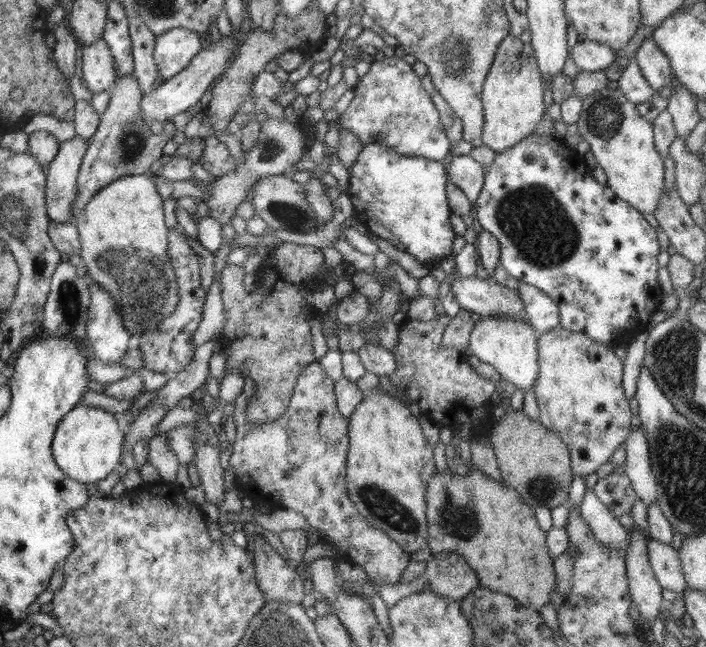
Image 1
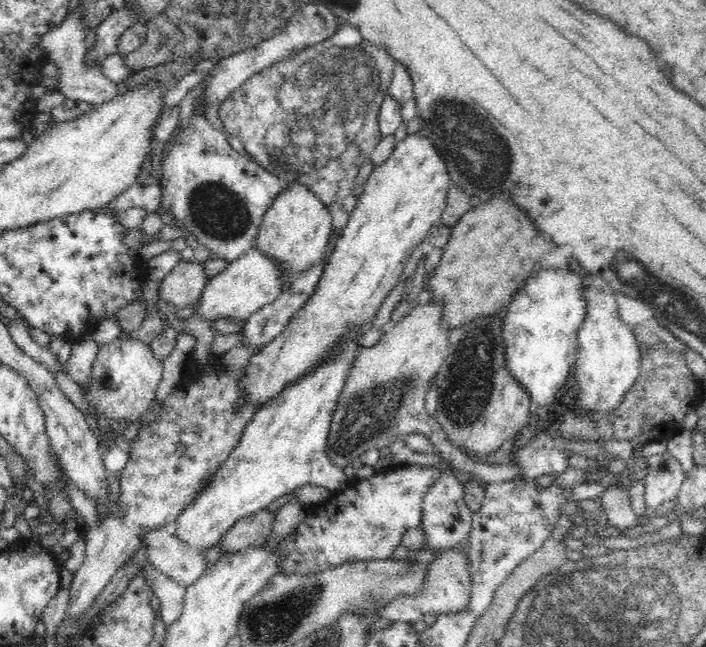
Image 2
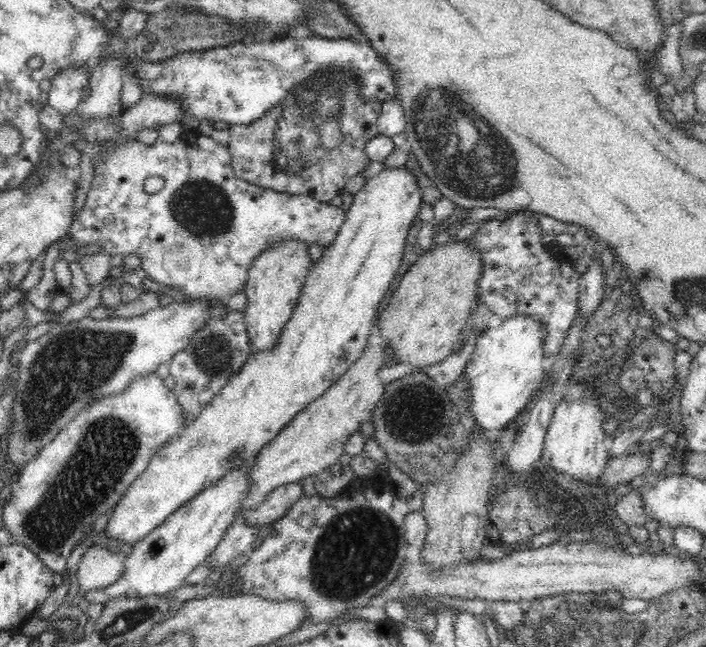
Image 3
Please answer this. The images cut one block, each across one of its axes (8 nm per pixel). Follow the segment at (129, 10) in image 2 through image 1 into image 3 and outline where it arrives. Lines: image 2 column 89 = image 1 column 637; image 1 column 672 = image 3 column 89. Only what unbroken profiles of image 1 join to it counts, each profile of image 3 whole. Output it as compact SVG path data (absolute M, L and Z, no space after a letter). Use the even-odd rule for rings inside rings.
M85 66L62 70L50 79L51 87L44 96L60 114L70 114L83 100L84 88L89 84L90 70Z

